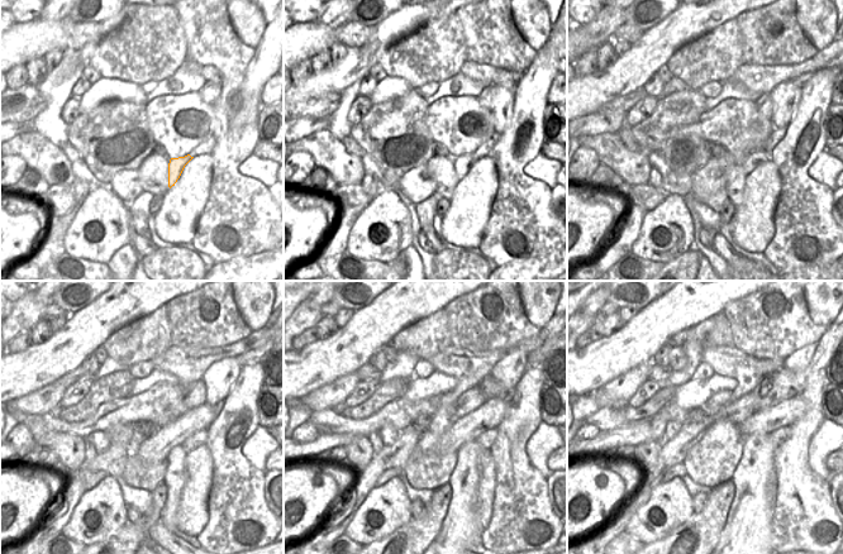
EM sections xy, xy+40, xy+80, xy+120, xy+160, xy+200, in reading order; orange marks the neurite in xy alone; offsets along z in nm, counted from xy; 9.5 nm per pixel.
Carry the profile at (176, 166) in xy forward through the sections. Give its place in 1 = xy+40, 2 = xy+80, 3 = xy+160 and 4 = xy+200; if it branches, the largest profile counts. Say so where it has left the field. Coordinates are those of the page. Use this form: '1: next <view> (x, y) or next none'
1: next xy+40 (462, 165)
2: next xy+80 (752, 161)
3: next xy+160 (485, 439)
4: next xy+200 (774, 435)

